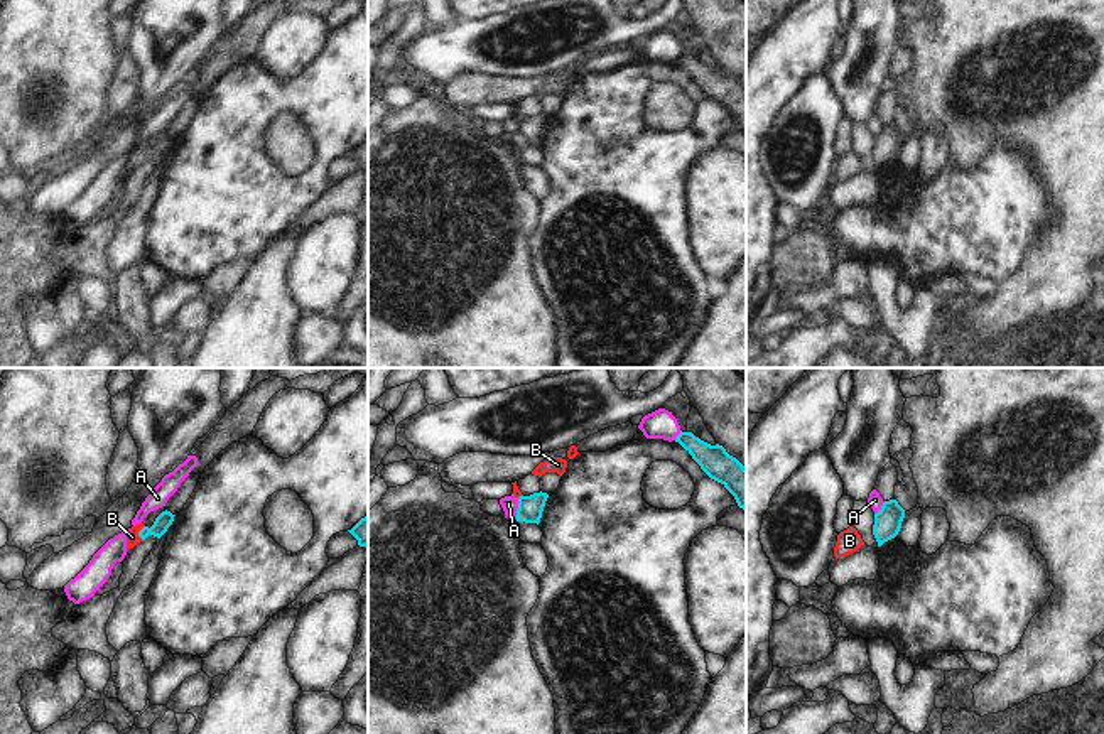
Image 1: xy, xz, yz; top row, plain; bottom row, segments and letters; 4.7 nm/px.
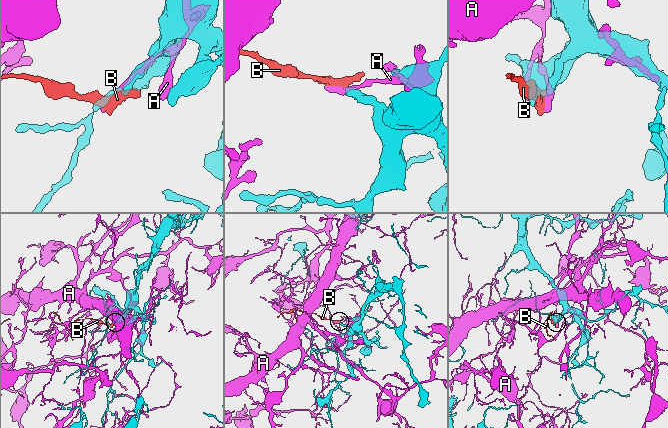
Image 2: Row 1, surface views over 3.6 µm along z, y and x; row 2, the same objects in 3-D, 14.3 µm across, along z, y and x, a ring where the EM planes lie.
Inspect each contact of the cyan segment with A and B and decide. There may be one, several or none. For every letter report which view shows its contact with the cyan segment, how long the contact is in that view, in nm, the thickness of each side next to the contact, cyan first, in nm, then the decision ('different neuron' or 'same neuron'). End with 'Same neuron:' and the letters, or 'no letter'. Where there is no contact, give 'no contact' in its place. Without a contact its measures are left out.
A: meets cyan in xz; contact 110 nm long; 120 nm thick on the cyan side, 80 nm on the other; different neuron
B: meets cyan in xy; contact 70 nm long; 80 nm thick on the cyan side, 60 nm on the other; same neuron
Same neuron: B

